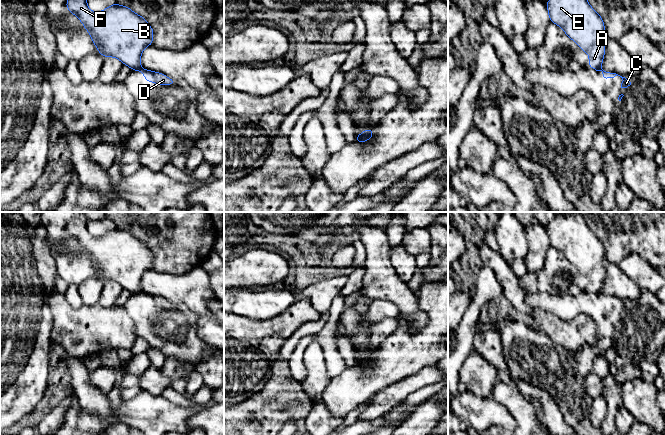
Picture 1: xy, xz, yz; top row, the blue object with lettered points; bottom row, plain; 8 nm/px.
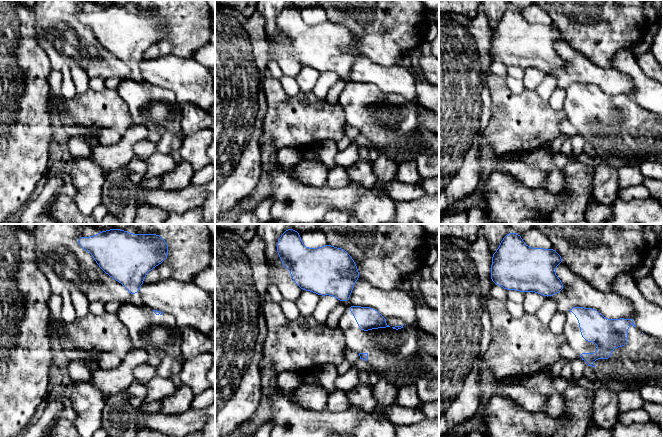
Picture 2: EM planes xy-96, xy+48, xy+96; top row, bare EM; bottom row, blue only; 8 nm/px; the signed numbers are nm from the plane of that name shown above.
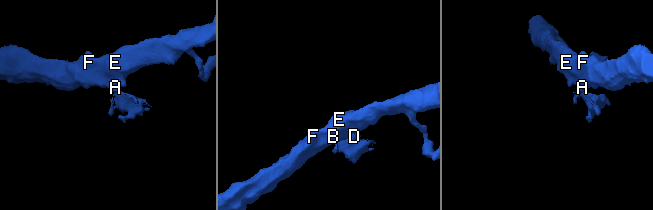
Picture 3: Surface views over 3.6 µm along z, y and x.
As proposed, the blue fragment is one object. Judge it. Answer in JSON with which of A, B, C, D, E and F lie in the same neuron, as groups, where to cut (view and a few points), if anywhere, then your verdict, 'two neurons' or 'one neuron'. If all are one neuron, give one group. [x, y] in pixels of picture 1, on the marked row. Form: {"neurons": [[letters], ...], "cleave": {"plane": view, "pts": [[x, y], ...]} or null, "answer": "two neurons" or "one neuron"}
{"neurons": [["A", "B", "E", "F"], ["C", "D"]], "cleave": {"plane": "xy", "pts": [[140, 67], [131, 69]]}, "answer": "two neurons"}

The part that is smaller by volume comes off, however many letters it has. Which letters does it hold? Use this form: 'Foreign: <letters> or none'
Foreign: C, D

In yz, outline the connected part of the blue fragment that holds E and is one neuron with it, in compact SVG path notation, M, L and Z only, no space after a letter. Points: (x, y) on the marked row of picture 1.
M548 0L546 5L550 22L562 28L564 33L588 54L587 67L601 69L606 53L603 43L605 25L603 18L591 7L588 0Z

